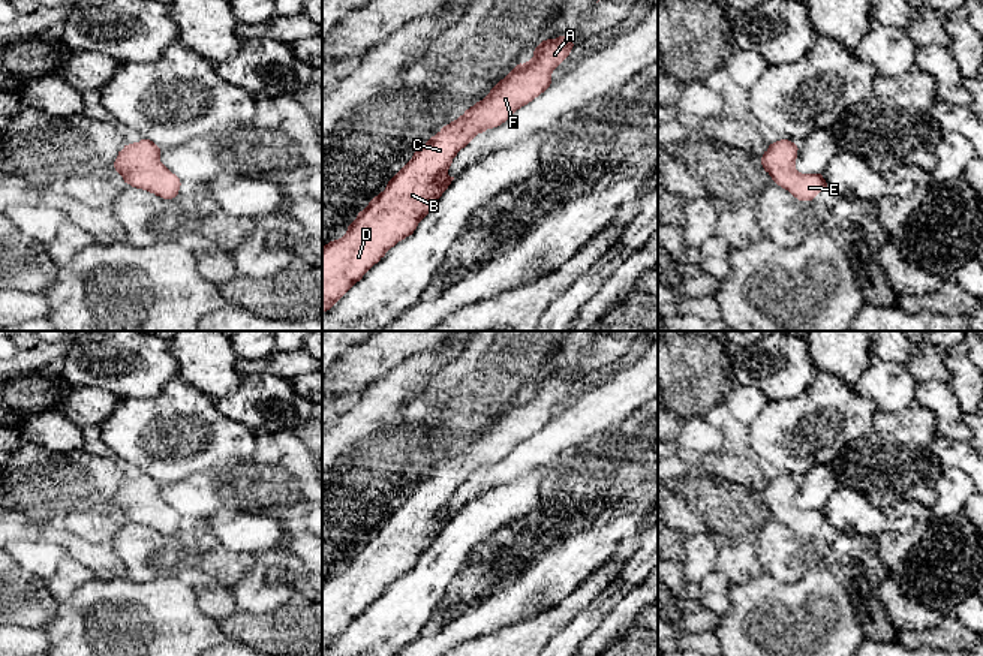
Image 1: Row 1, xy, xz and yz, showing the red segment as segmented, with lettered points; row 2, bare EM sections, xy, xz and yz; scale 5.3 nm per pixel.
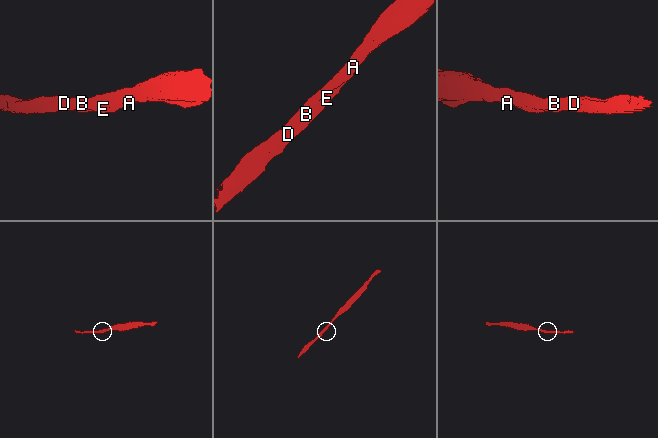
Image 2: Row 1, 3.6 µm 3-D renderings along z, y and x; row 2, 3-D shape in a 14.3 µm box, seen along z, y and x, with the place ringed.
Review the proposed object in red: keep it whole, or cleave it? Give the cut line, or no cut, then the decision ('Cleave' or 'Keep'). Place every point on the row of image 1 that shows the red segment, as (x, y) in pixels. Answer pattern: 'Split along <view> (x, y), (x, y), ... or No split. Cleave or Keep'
No split. Keep

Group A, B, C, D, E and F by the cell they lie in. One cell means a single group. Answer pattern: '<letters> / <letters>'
A B C D E F

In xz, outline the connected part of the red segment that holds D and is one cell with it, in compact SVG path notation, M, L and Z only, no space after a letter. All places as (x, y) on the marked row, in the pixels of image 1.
M565 36L542 40L529 61L517 64L483 100L418 147L412 159L388 181L385 190L358 213L346 234L322 247L322 313L360 282L391 247L414 234L454 180L448 175L448 169L457 153L478 133L500 126L517 109L544 93L551 84L553 70L569 55L572 46L574 43Z

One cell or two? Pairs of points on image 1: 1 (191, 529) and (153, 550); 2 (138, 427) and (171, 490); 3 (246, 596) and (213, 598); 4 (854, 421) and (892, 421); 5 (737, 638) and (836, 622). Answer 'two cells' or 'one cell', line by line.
1: two cells
2: two cells
3: two cells
4: two cells
5: one cell

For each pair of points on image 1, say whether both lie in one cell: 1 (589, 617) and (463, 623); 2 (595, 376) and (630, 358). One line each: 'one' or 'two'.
1: two
2: one

